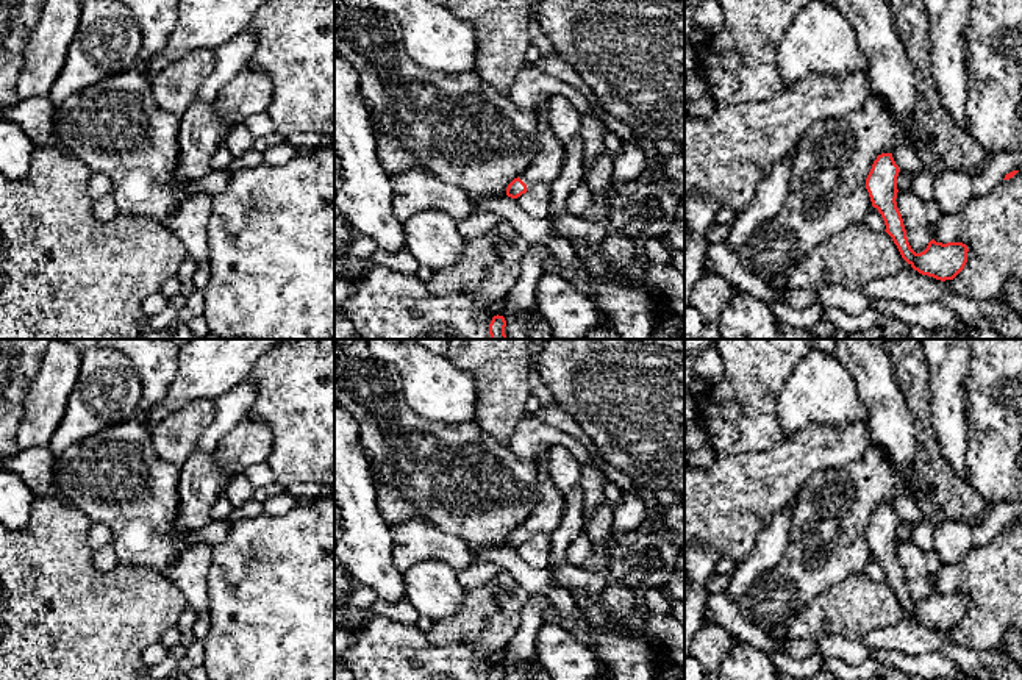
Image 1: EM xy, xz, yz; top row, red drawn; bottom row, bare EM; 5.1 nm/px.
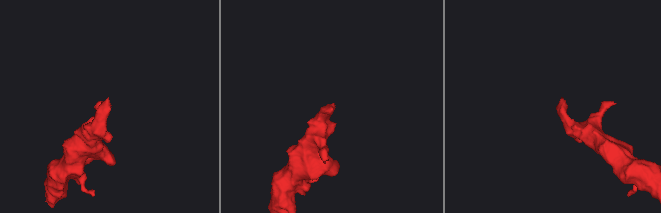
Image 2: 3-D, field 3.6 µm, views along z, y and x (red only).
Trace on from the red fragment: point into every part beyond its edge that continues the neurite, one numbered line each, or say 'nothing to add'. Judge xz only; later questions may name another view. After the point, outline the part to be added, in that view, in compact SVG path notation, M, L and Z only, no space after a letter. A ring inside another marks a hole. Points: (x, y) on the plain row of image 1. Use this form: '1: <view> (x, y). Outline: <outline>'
1: xz (547, 515). Outline: M545 447L536 458L541 492L539 502L530 517L519 525L519 528L527 535L527 539L531 539L539 533L553 535L563 521L564 494L561 494L550 480L545 456L547 449L549 447Z

